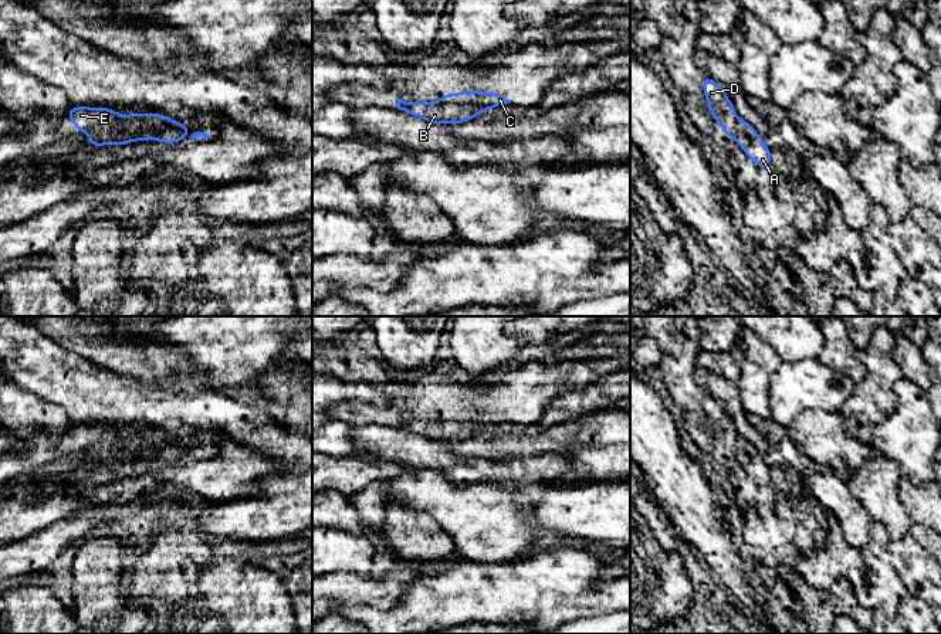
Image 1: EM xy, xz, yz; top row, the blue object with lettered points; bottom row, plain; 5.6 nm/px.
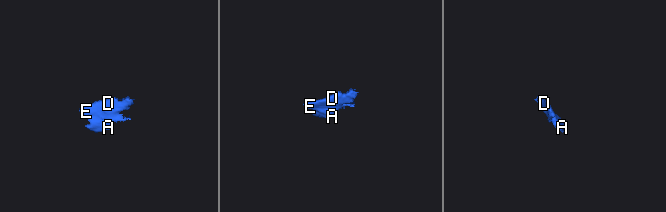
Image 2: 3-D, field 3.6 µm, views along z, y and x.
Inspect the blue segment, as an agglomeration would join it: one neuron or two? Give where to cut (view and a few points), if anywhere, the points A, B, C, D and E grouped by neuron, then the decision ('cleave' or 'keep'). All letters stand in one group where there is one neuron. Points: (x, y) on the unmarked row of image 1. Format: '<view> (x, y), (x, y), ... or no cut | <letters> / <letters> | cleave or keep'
xy (156, 447), (142, 440), (115, 440), (95, 443), (90, 448) | A B / C D E | cleave

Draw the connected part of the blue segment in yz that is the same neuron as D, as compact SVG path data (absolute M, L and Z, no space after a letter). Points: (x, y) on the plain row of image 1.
M707 394L703 408L715 440L722 444L728 457L734 455L738 434L724 407L712 396Z

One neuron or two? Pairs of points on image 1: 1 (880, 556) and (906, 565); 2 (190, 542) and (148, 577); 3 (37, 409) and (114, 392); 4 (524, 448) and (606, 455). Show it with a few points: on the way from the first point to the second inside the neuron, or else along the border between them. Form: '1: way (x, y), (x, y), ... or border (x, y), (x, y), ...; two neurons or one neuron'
1: border (884, 548), (906, 589); two neurons
2: way (180, 548), (158, 568); one neuron
3: border (26, 390), (58, 404), (73, 423); two neurons
4: border (599, 446), (575, 447), (564, 454); two neurons

